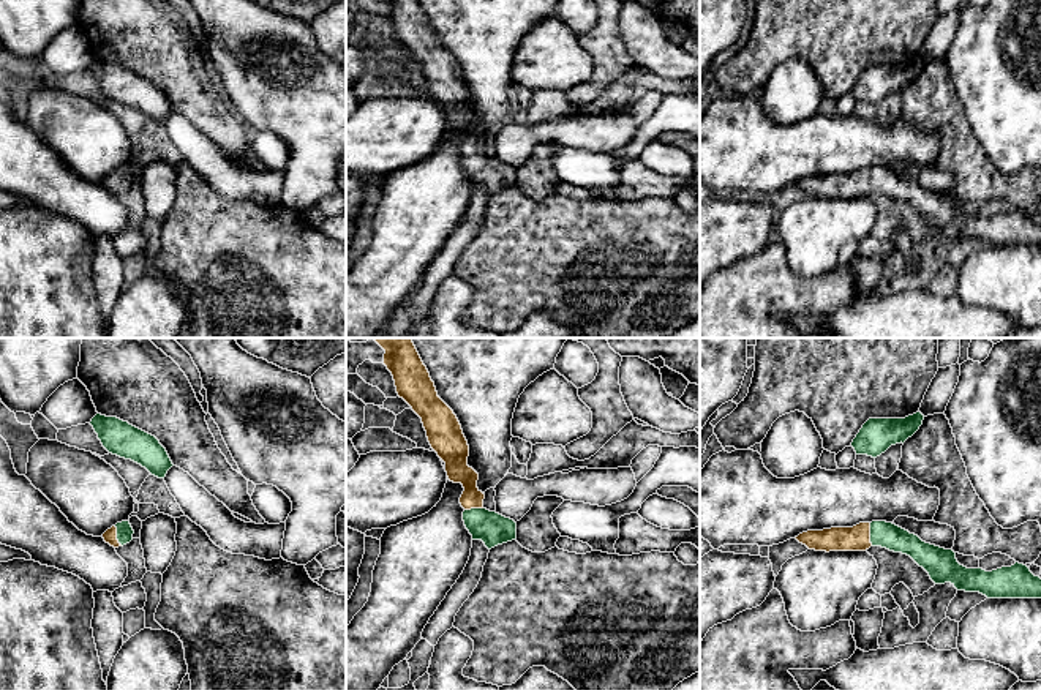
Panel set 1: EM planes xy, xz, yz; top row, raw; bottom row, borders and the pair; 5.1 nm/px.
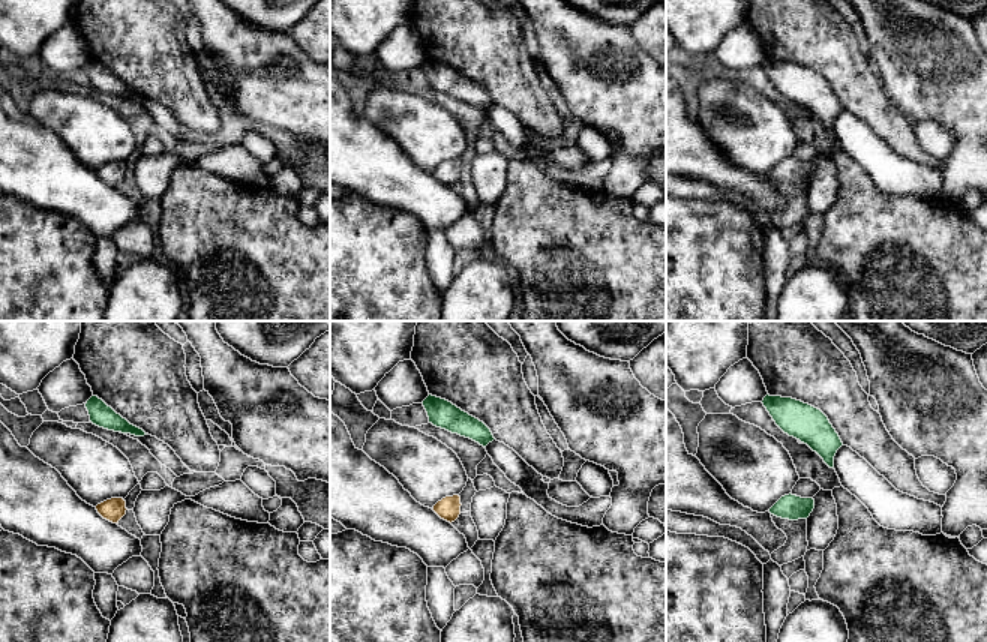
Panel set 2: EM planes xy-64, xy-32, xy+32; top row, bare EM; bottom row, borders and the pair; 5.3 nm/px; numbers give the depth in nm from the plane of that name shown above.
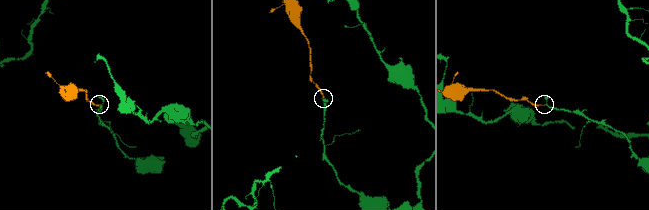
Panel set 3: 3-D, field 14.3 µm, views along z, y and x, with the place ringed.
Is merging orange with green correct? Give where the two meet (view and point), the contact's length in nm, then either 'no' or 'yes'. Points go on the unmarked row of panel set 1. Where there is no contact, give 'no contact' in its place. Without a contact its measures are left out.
meets orange in yz at (869, 180); contact 120 nm long; yes

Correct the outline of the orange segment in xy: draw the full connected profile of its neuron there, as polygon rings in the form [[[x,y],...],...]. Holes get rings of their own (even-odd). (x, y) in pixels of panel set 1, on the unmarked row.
[[[122,167],[122,169],[117,169],[115,172],[112,172],[111,175],[107,175],[103,180],[103,185],[111,193],[118,194],[118,193],[130,189],[133,186],[133,180],[134,180],[134,177],[133,177],[130,167]]]

